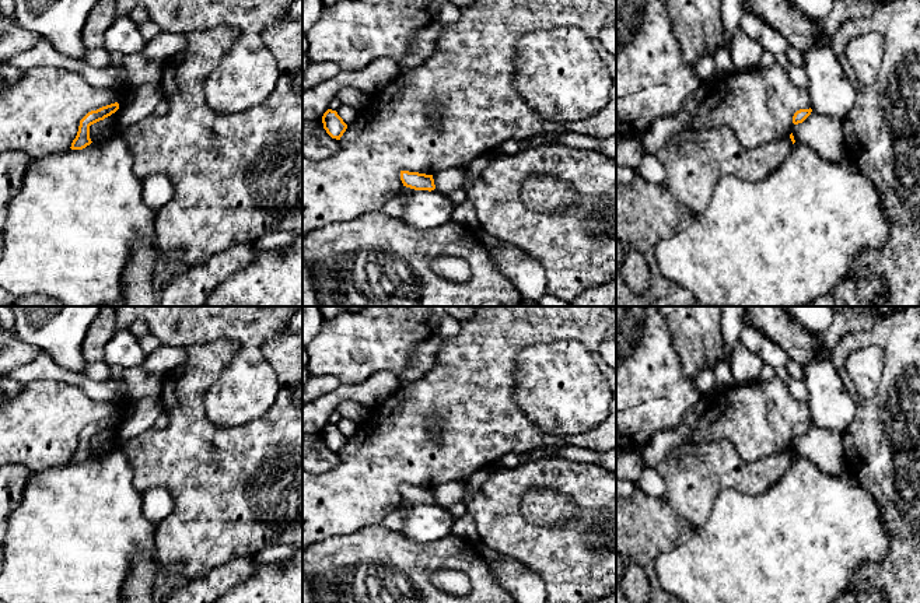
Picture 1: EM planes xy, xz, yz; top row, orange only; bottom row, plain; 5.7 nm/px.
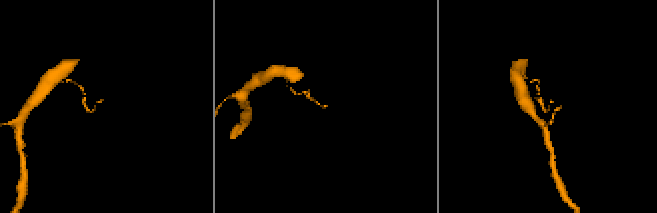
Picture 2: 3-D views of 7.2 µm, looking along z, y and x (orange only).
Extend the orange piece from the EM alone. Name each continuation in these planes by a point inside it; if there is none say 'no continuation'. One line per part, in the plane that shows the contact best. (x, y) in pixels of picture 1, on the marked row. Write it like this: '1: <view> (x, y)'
no continuation

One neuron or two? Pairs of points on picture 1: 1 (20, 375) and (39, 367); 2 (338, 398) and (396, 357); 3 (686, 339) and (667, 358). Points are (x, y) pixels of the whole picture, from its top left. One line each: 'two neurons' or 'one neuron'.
1: one neuron
2: two neurons
3: two neurons

